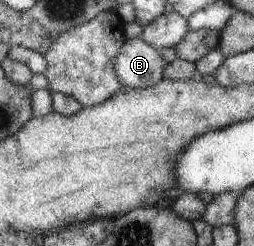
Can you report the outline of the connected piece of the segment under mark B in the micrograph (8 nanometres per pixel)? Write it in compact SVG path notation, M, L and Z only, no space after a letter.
M138 37L126 39L112 59L114 76L124 86L152 86L161 79L163 68L168 64L160 51Z

